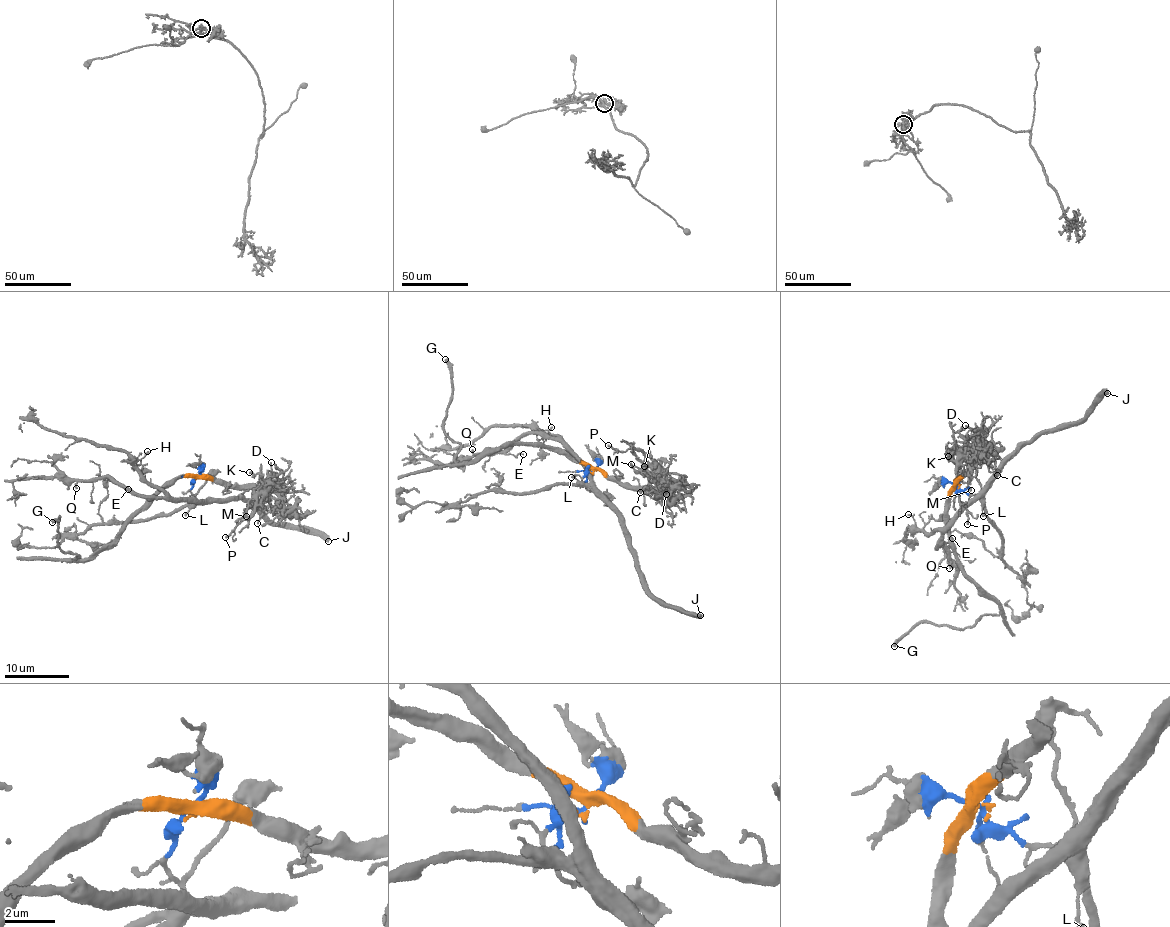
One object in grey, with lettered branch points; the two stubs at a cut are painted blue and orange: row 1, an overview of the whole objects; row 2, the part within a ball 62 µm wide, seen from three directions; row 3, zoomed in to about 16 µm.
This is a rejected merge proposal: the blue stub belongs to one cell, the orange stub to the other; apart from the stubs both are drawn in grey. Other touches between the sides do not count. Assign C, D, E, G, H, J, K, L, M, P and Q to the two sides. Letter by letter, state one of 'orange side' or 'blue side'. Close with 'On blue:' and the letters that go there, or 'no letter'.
C: orange side
D: orange side
E: blue side
G: orange side
H: blue side
J: blue side
K: orange side
L: blue side
M: orange side
P: orange side
Q: blue side
On blue: E, H, J, L, Q

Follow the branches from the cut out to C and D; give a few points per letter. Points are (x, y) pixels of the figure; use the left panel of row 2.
C: (198, 476), (231, 486), (256, 487), (260, 492), (258, 502), (263, 511), (257, 523)
D: (198, 476), (231, 486), (261, 487), (271, 481), (271, 463)

